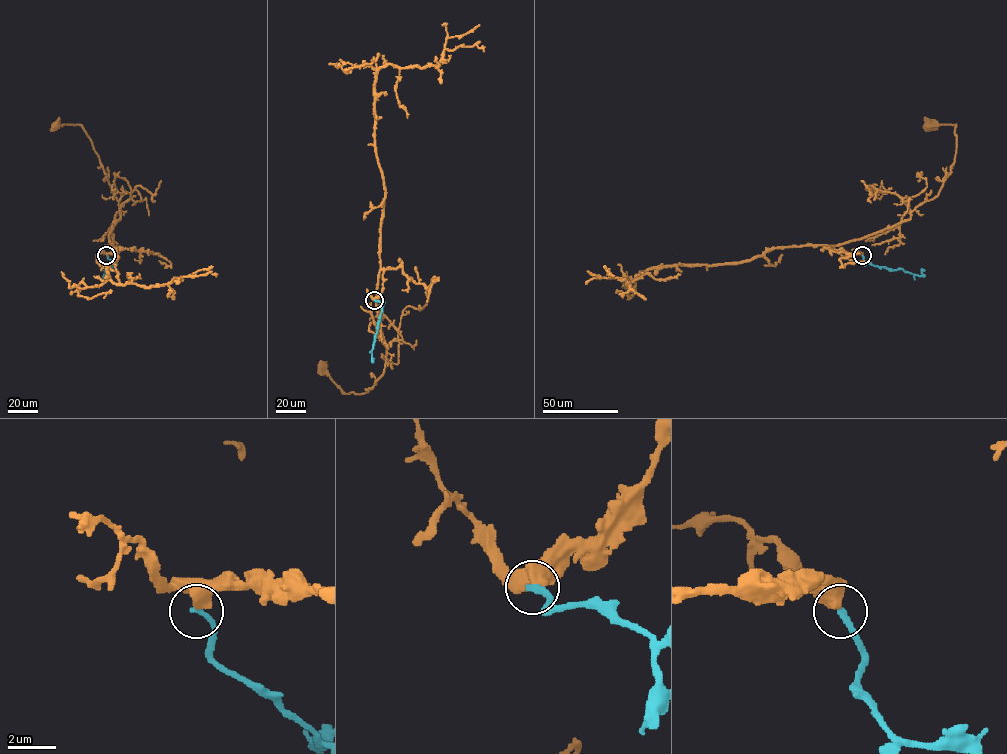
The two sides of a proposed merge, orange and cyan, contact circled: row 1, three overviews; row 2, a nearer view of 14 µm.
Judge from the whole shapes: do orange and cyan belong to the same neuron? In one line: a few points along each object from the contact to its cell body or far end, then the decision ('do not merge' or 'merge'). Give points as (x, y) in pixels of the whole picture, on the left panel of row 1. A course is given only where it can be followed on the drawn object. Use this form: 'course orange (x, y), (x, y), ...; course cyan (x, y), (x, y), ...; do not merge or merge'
course orange (107, 255), (116, 251), (109, 234), (120, 218), (119, 202), (83, 128), (79, 124), (64, 124), (55, 127); course cyan (107, 255), (114, 265), (107, 269), (104, 275), (105, 270); do not merge

